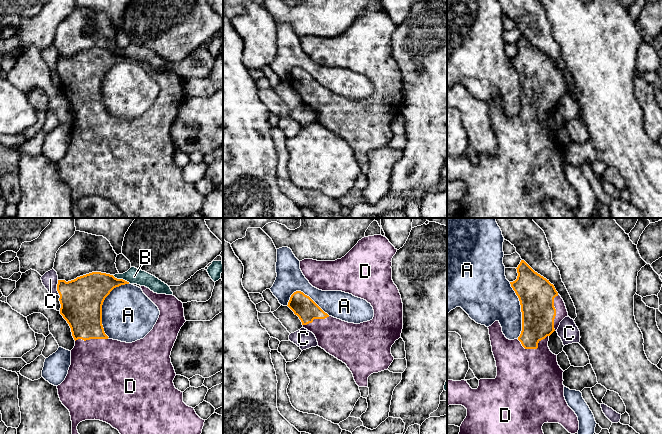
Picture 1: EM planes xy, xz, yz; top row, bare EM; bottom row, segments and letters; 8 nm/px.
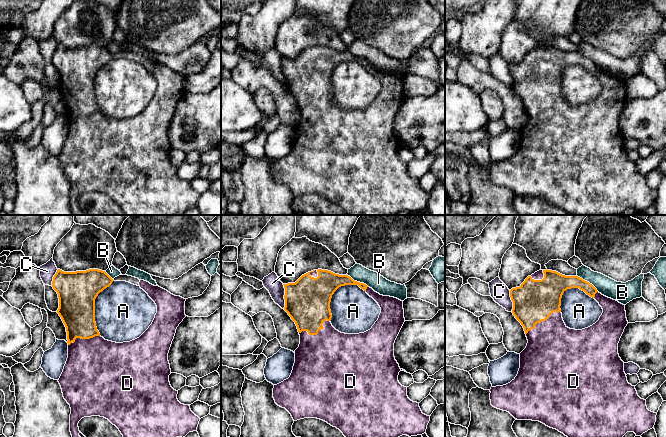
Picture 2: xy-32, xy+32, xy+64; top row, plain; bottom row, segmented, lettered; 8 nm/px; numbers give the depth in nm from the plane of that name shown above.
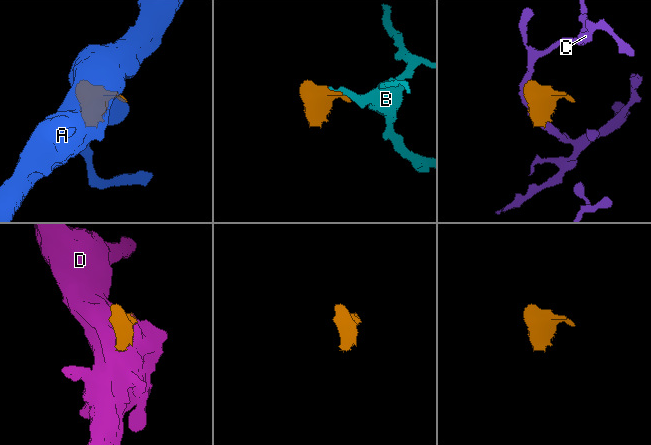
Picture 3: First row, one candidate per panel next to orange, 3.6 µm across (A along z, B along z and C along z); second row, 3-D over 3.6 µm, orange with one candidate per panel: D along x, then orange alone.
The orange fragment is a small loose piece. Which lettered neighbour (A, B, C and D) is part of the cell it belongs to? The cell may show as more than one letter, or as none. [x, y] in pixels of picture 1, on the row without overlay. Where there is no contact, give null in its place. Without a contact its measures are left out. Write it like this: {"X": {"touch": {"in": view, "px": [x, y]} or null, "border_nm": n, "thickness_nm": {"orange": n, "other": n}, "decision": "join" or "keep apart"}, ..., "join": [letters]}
{"A": {"touch": {"in": "xy", "px": [101, 82]}, "border_nm": 460, "thickness_nm": {"orange": 340, "other": 420}, "decision": "keep apart"}, "B": {"touch": {"in": "xy", "px": [121, 55]}, "border_nm": 160, "thickness_nm": {"orange": 260, "other": 130}, "decision": "keep apart"}, "C": {"touch": {"in": "xy", "px": [57, 64]}, "border_nm": 130, "thickness_nm": {"orange": 340, "other": 130}, "decision": "keep apart"}, "D": {"touch": {"in": "yz", "px": [533, 124]}, "border_nm": 260, "thickness_nm": {"orange": 260, "other": 500}, "decision": "join"}, "join": ["D"]}

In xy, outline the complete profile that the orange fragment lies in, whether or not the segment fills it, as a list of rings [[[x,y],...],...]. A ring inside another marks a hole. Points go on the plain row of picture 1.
[[[92,48],[68,58],[58,56],[60,90],[69,100],[75,116],[68,150],[57,162],[60,177],[70,188],[72,214],[74,218],[85,218],[78,209],[77,202],[82,197],[94,195],[106,198],[117,205],[126,218],[176,218],[178,215],[187,217],[201,212],[205,196],[196,190],[194,184],[183,178],[183,168],[176,165],[173,159],[176,149],[170,131],[178,109],[186,98],[183,79],[173,71],[157,70],[141,62],[143,69],[160,87],[156,100],[143,115],[135,118],[113,116],[104,108],[102,81],[114,64],[125,60],[129,58],[101,48]]]

